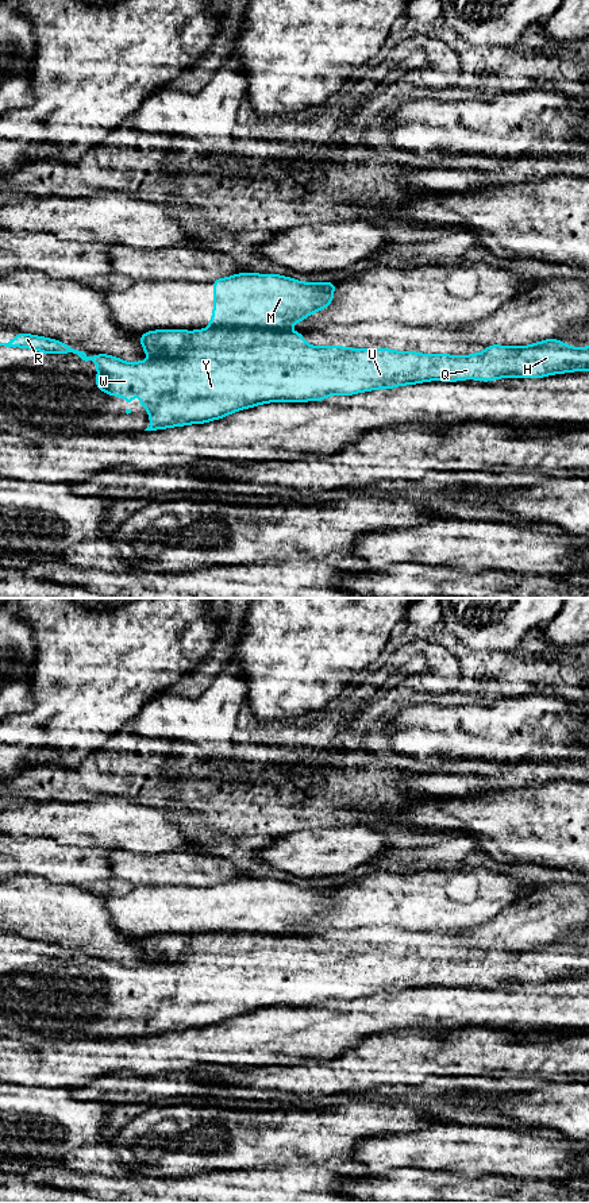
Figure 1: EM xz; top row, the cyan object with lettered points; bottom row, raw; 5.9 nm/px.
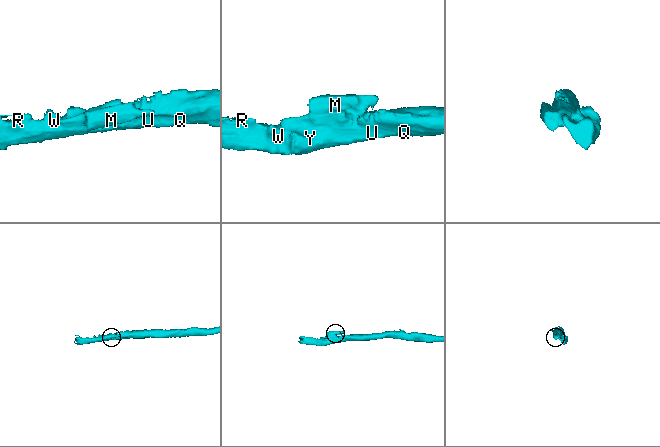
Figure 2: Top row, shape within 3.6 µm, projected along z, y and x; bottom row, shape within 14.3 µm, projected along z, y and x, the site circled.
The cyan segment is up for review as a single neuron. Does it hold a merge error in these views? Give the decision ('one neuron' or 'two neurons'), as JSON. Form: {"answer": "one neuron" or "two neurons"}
{"answer": "two neurons"}

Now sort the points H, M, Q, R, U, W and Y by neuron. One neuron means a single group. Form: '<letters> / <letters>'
H Q R U W Y / M

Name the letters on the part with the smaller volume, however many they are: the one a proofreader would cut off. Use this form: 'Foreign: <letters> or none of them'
Foreign: M

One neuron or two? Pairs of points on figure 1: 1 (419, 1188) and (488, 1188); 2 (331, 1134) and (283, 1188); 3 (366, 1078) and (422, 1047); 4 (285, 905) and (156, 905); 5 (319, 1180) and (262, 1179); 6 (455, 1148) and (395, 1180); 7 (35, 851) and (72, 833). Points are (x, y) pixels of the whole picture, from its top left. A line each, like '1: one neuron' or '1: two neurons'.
1: one neuron
2: two neurons
3: one neuron
4: one neuron
5: one neuron
6: two neurons
7: two neurons

